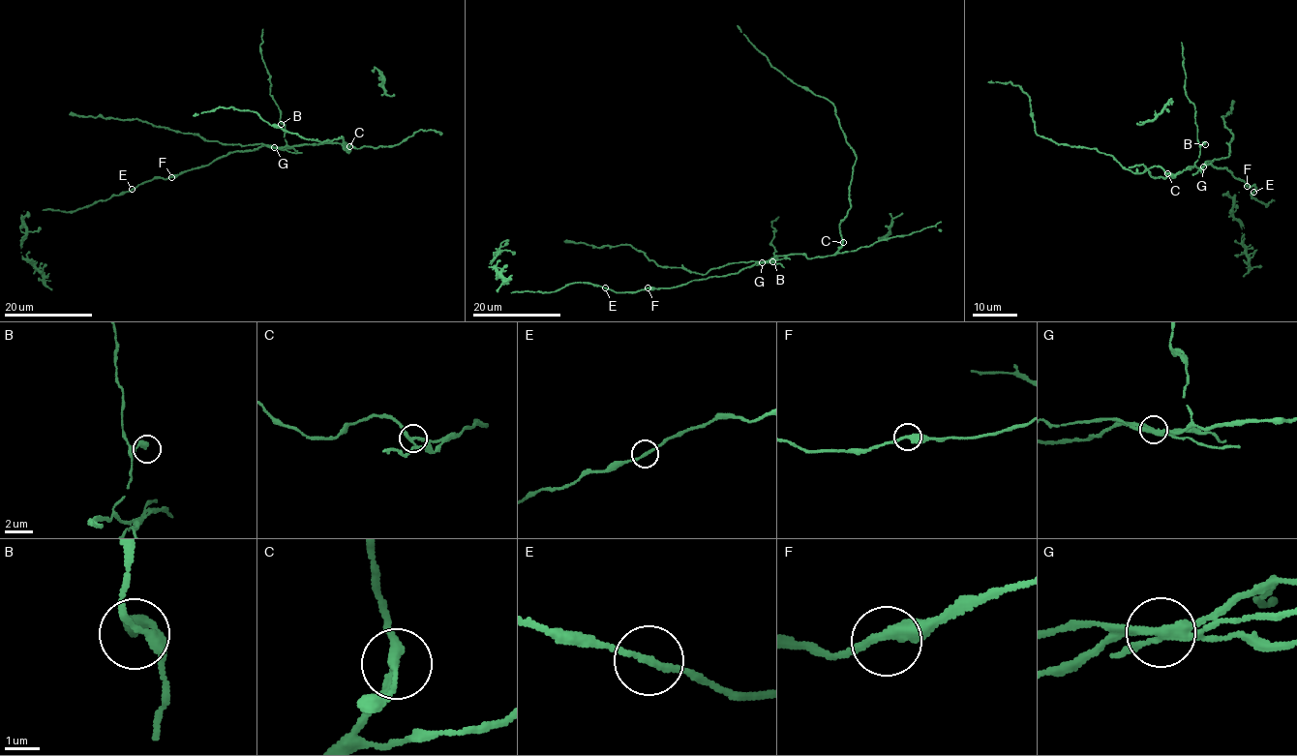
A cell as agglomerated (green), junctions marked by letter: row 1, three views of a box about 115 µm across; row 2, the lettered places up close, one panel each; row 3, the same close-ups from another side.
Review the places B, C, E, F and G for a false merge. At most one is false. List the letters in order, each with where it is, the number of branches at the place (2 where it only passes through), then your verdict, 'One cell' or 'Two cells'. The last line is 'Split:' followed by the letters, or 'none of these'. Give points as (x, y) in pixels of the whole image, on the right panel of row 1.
B: Place: (1205, 144). Branches: 1. One cell
C: Place: (1167, 173). Branches: 2. One cell
E: Place: (1253, 192). Branches: 2. One cell
F: Place: (1247, 186). Branches: 2. One cell
G: Place: (1203, 166). Branches: 2. Two cells
Split: G

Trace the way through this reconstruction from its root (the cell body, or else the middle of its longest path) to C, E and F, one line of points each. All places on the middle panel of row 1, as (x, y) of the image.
C: (771, 258), (789, 255), (824, 257), (831, 256), (843, 242)
E: (771, 258), (757, 261), (737, 273), (694, 279), (678, 287), (618, 292), (605, 287)
F: (771, 258), (757, 261), (737, 273), (694, 279), (678, 287), (648, 287)

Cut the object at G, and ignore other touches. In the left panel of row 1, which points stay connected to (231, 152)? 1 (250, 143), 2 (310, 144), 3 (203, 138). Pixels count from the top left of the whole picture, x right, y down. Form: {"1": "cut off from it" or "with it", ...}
{"1": "cut off from it", "2": "with it", "3": "cut off from it"}

